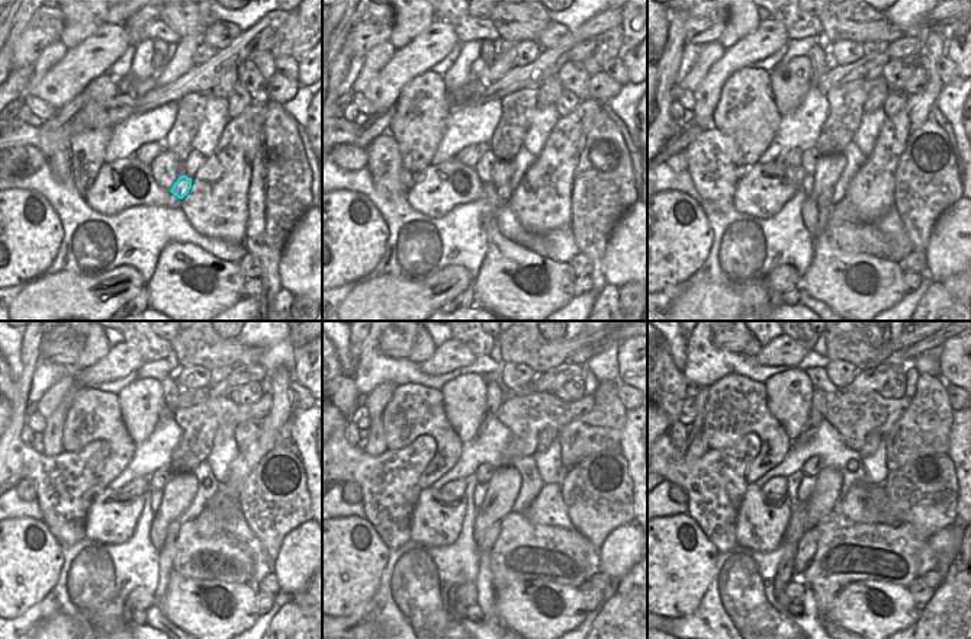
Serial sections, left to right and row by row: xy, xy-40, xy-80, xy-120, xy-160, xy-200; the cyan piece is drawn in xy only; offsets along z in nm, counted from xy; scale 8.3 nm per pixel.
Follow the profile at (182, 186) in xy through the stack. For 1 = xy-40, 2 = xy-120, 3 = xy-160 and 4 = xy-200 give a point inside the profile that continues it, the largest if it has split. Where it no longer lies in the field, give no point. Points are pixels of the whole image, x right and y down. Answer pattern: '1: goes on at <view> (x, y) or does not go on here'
1: goes on at xy-40 (504, 192)
2: goes on at xy-120 (169, 549)
3: goes on at xy-160 (485, 543)
4: goes on at xy-200 (807, 546)

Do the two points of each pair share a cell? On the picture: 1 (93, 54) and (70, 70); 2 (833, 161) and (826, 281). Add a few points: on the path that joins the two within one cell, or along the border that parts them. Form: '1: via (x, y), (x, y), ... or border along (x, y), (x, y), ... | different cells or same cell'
1: via (87, 60), (76, 70) | same cell
2: via (816, 190), (812, 196), (812, 224), (825, 251) | same cell

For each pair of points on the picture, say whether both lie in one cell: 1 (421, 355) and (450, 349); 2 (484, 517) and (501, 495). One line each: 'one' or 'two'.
1: two
2: one

